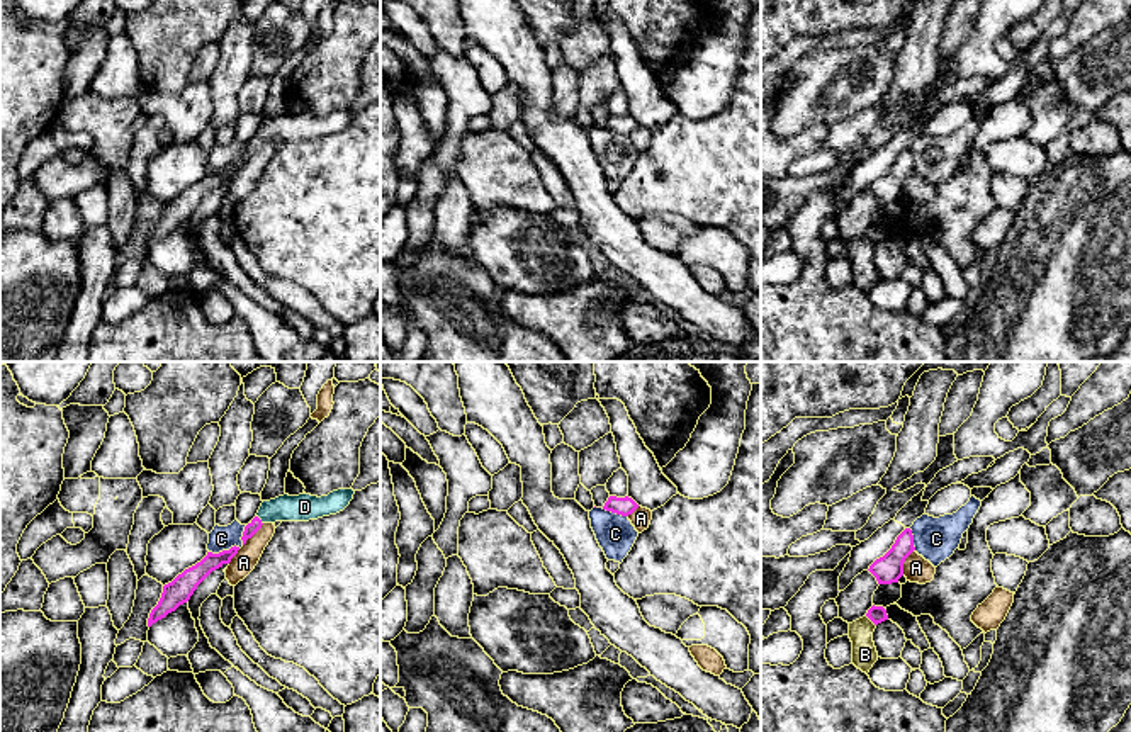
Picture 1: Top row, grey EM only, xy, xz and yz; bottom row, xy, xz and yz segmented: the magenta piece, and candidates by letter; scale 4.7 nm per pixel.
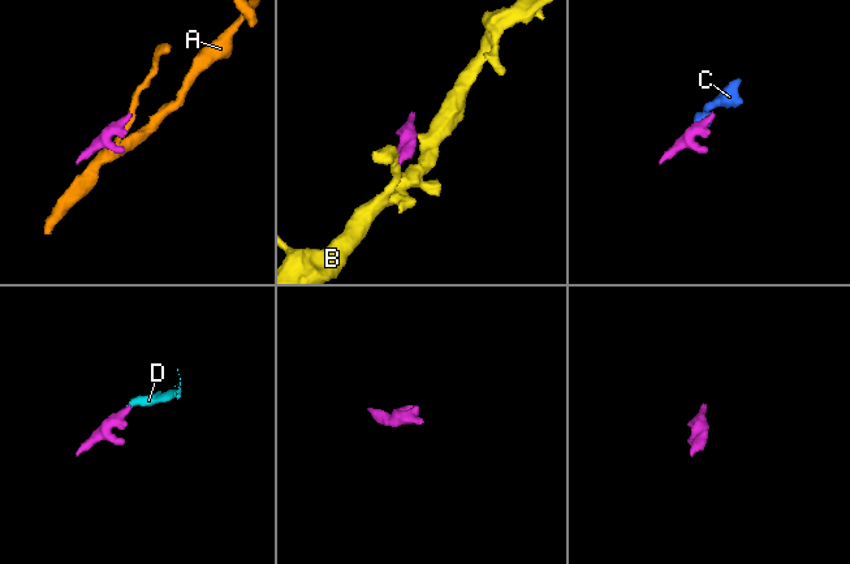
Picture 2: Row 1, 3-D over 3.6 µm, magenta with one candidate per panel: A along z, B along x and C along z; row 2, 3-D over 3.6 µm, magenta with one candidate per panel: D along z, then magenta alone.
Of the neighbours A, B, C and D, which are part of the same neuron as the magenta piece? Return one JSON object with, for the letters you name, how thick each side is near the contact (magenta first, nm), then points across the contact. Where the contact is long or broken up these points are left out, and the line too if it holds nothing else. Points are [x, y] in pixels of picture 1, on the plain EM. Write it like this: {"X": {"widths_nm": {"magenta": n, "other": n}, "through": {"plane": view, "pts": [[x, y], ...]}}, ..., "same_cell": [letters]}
{"D": {"widths_nm": {"magenta": 60, "other": 130}, "through": {"plane": "xy", "pts": [[255, 145], [260, 140], [274, 129], [304, 126]]}}, "same_cell": ["D"]}

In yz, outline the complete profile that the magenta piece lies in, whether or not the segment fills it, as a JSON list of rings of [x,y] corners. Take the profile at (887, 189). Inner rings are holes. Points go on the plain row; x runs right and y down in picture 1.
[[[905,148],[892,165],[892,168],[869,185],[869,192],[876,197],[878,204],[898,202],[903,195],[903,182],[915,170],[914,155]]]

